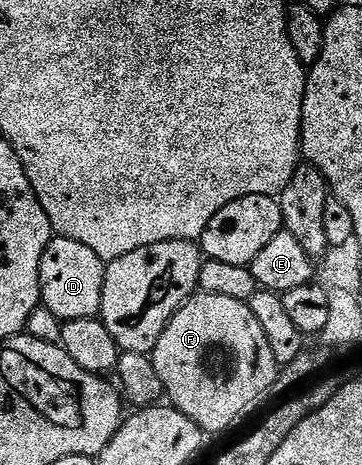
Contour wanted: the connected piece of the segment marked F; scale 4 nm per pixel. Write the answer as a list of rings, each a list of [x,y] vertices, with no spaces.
[[[197,291],[180,305],[150,355],[164,387],[164,396],[172,399],[169,400],[171,407],[186,414],[186,418],[193,420],[206,434],[234,427],[264,395],[269,395],[277,380],[274,350],[270,350],[270,342],[266,342],[266,334],[258,318],[254,318],[245,301],[222,298],[222,294]]]

